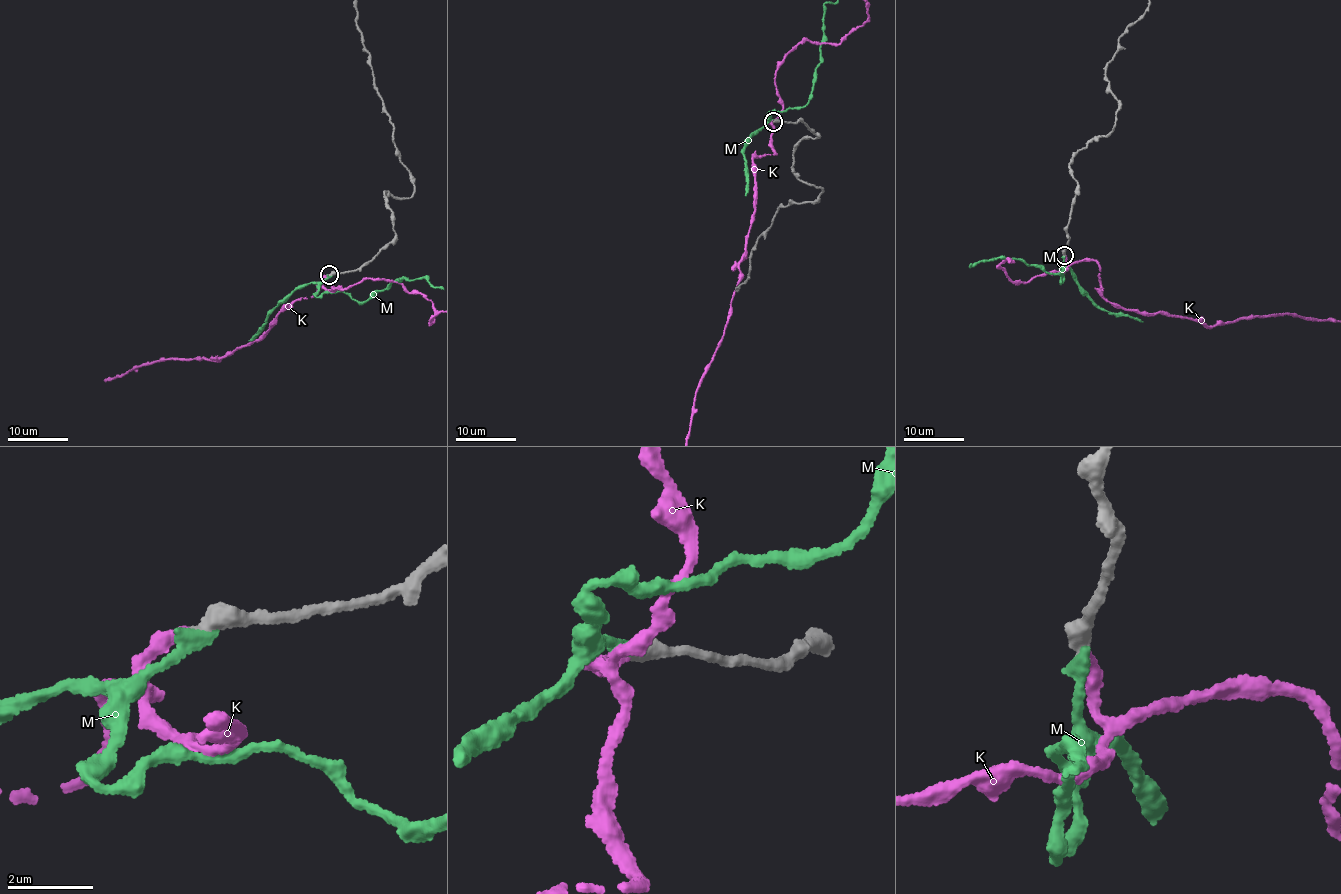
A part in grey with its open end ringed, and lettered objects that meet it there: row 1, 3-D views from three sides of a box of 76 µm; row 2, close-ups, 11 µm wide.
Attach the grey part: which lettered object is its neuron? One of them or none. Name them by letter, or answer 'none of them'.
K

